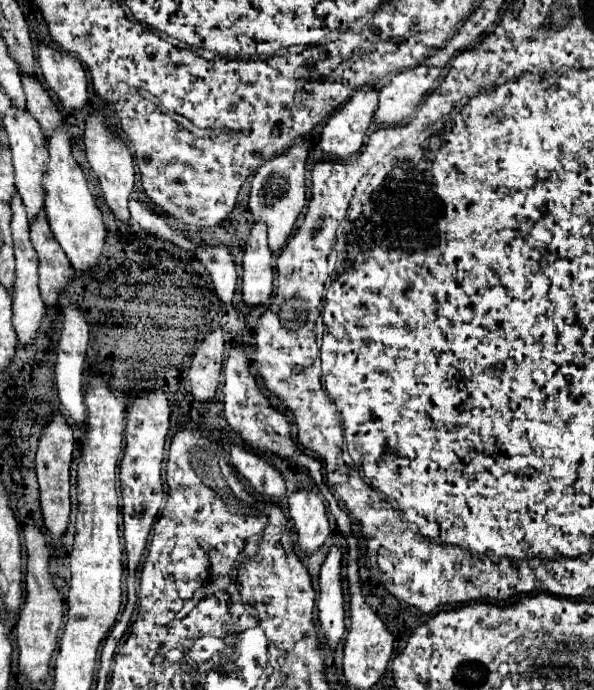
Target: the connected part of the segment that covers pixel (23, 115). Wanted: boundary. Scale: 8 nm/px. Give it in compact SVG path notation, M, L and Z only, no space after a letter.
M12 104L4 114L4 132L8 134L8 140L10 140L12 164L16 170L14 184L16 184L16 190L20 192L20 196L24 200L28 218L32 220L36 216L36 212L40 212L44 206L44 192L42 192L42 184L40 184L40 180L44 176L44 164L48 160L48 146L44 142L44 130L40 128L38 120L30 112L20 110Z

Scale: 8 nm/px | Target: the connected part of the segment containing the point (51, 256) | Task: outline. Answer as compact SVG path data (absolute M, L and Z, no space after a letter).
M44 210L30 224L30 242L38 254L42 300L48 308L56 308L54 302L58 302L62 288L72 282L74 272L64 250L60 248L60 244L56 244L52 236Z

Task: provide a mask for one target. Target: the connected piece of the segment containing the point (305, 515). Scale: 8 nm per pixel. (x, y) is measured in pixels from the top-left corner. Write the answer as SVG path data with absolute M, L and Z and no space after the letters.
M298 490L288 498L288 514L296 524L302 552L316 552L330 534L330 522L322 498L312 490Z

